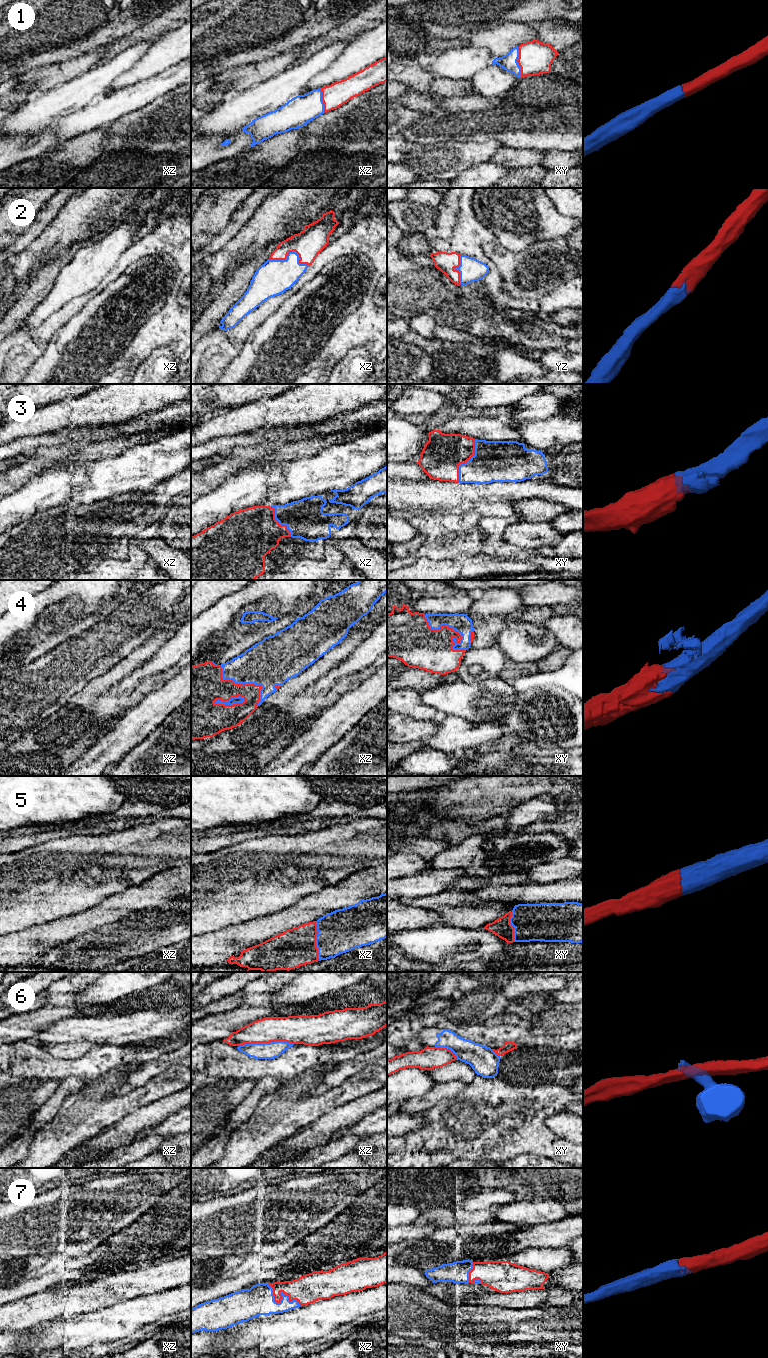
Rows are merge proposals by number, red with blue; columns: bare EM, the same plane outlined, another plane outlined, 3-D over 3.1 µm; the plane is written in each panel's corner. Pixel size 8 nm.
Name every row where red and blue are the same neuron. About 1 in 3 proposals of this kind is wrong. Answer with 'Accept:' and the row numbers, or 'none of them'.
Accept: 1, 2, 3, 4, 5, 7

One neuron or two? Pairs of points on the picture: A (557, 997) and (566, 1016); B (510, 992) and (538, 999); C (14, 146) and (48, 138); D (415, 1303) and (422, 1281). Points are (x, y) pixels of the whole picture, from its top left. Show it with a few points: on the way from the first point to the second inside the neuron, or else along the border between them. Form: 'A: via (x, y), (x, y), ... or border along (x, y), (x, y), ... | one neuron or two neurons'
A: border along (548, 998), (559, 1003), (572, 1003) | two neurons
B: border along (547, 996), (526, 994), (521, 999) | two neurons
C: via (22, 150), (35, 150), (40, 145) | one neuron
D: border along (397, 1282), (423, 1288) | two neurons

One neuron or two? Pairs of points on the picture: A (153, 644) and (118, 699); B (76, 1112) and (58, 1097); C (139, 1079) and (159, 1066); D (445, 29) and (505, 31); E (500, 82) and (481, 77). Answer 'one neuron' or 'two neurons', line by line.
A: two neurons
B: two neurons
C: one neuron
D: two neurons
E: one neuron

